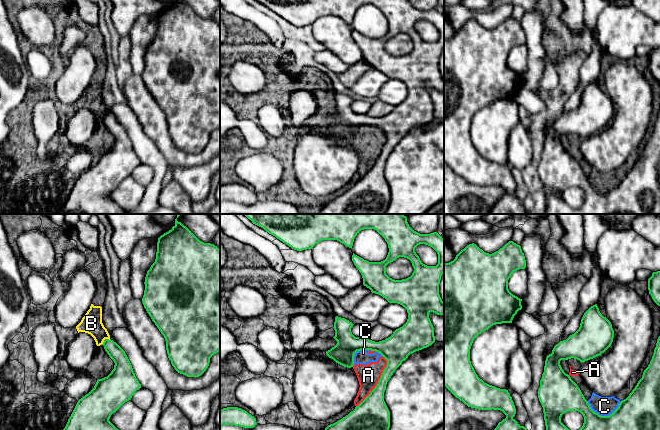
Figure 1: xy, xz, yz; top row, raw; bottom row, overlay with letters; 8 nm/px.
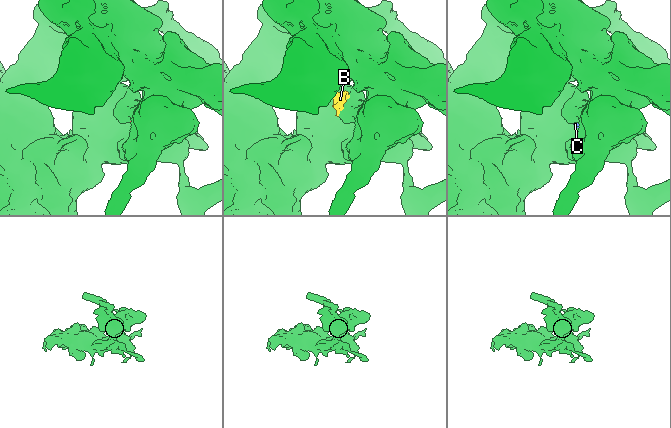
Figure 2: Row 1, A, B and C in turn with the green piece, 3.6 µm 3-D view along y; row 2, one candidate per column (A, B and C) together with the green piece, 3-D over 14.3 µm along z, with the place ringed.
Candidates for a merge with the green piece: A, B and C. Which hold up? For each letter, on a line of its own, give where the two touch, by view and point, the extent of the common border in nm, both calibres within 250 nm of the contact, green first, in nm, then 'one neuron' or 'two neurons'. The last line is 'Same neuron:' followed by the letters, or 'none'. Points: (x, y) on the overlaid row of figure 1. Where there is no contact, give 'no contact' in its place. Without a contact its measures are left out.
A: xz (378, 381) | 460 nm | 240/180 nm | two neurons
B: xy (105, 339) | 90 nm | 130/170 nm | two neurons
C: yz (604, 416) | 280 nm | 280/160 nm | two neurons
Same neuron: none

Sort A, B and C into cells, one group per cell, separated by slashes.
A B C

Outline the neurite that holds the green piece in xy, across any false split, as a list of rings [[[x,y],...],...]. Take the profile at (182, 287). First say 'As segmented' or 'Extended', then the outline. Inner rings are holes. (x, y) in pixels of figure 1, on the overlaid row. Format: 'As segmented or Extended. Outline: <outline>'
As segmented. Outline: [[[176,218],[172,229],[158,238],[156,259],[147,271],[144,284],[142,303],[165,338],[172,366],[187,377],[201,376],[210,358],[220,351],[220,249],[200,241]]]

